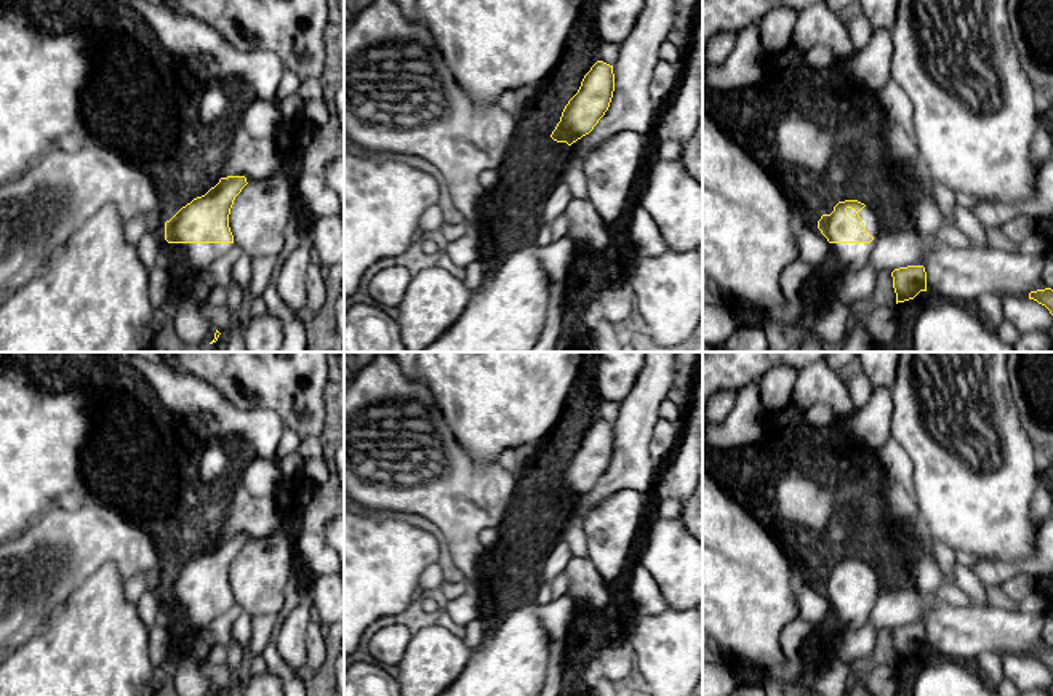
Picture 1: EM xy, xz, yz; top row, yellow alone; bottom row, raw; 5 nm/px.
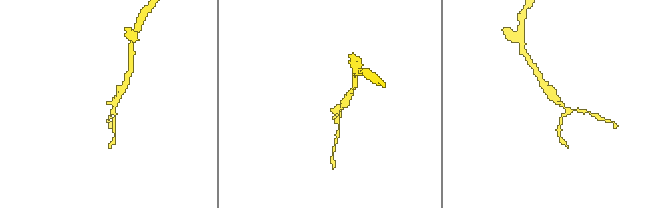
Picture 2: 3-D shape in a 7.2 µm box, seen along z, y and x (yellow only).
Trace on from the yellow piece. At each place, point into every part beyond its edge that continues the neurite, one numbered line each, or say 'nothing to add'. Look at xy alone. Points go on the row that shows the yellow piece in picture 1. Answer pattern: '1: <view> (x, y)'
1: xy (204, 256)

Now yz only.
1: yz (852, 256)

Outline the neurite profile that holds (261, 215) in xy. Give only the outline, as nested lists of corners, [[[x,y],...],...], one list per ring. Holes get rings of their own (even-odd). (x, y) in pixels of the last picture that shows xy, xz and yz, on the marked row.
[[[288,165],[264,182],[246,184],[229,214],[234,245],[251,259],[275,256],[286,250],[288,229],[294,219],[294,168]]]

